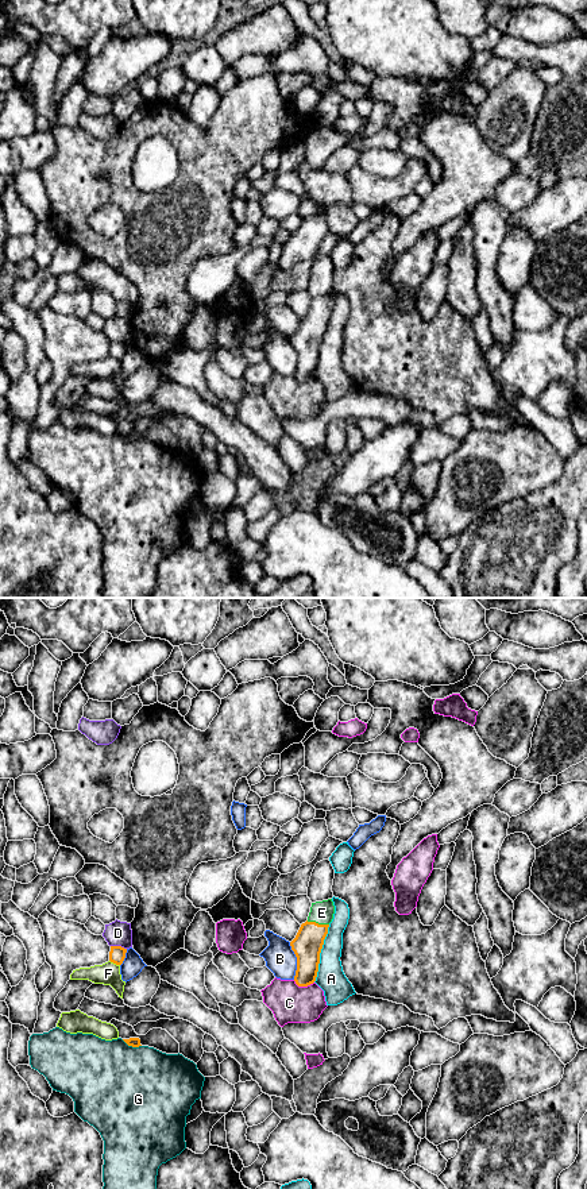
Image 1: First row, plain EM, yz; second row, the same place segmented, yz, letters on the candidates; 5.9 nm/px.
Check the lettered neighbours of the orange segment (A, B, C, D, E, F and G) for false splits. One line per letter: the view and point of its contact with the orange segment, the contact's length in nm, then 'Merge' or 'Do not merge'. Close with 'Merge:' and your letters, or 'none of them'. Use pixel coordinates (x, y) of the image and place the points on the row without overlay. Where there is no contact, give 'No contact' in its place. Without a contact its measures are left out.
A: Touches orange at yz (320, 347). Shared border 360 nm. Do not merge
B: Touches orange at yz (297, 356). Shared border 220 nm. Do not merge
C: Touches orange at yz (304, 381). Shared border 130 nm. Do not merge
D: Touches orange at yz (119, 342). Shared border 100 nm. Do not merge
E: Touches orange at yz (317, 319). Shared border 140 nm. Merge
F: Touches orange at yz (115, 358). Shared border 70 nm. Do not merge
G: Touches orange at yz (131, 440). Shared border 130 nm. Do not merge
Merge: E

